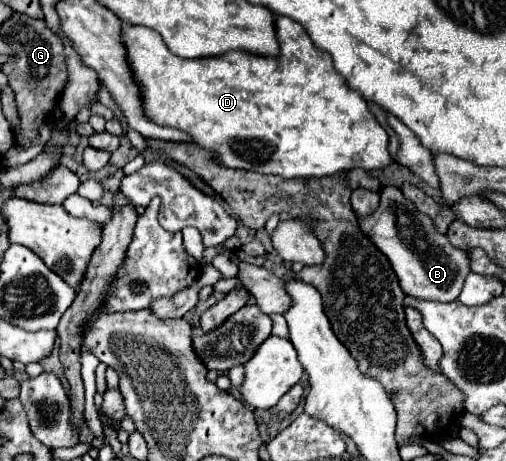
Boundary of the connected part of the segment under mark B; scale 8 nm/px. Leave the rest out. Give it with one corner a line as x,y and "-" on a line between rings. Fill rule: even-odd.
388,186
380,192
380,206
376,214
372,214
366,220
360,218
360,228
368,234
368,238
372,238
378,250
386,254
394,272
398,274
400,286
406,292
406,296
412,296
418,300
434,300
434,302
452,302
458,298
464,278
470,274
466,252
454,248
444,234
434,230
432,220
416,212
412,202
408,202
398,188
-
402,212
410,216
412,226
416,230
416,234
410,240
404,238
398,226
398,216

